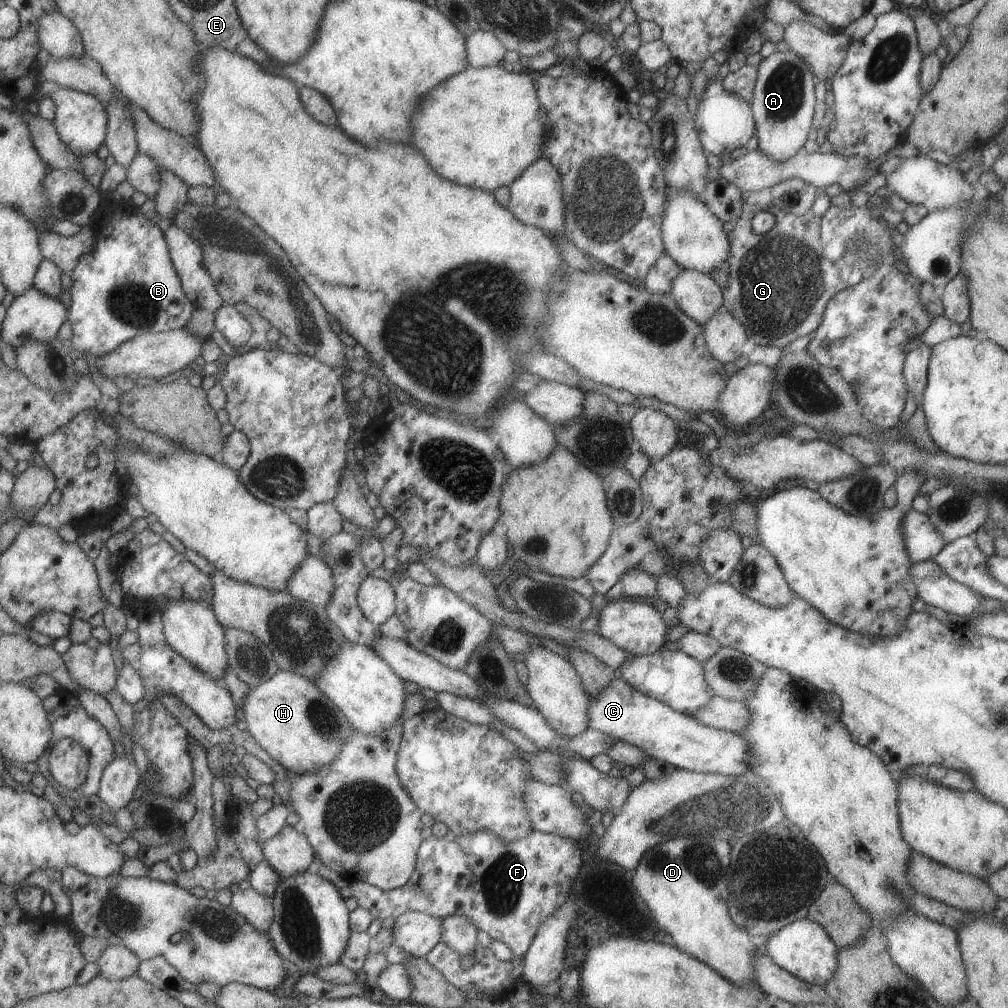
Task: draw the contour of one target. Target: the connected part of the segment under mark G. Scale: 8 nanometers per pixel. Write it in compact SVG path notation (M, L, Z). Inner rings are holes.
M744 202L736 226L727 234L730 247L724 269L729 277L726 288L722 291L723 306L745 327L748 338L755 344L782 348L795 338L813 332L819 326L826 302L843 288L853 287L859 280L863 280L863 271L872 263L871 251L879 246L871 246L861 237L853 242L850 266L843 258L837 262L830 261L822 255L820 217L815 216L811 209L795 216L769 204L763 210L769 211L775 217L774 227L763 234L755 234L751 230L750 220L760 208L761 205L750 206Z

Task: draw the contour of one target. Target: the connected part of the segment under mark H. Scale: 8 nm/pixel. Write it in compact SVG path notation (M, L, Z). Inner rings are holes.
M278 670L249 690L239 716L257 744L289 773L302 775L330 765L354 731L345 715L315 683L295 673Z

